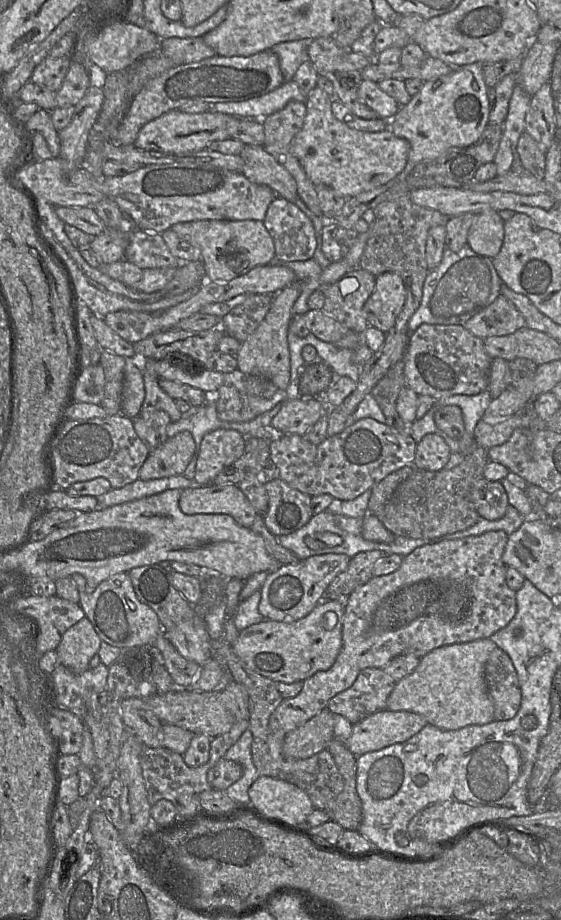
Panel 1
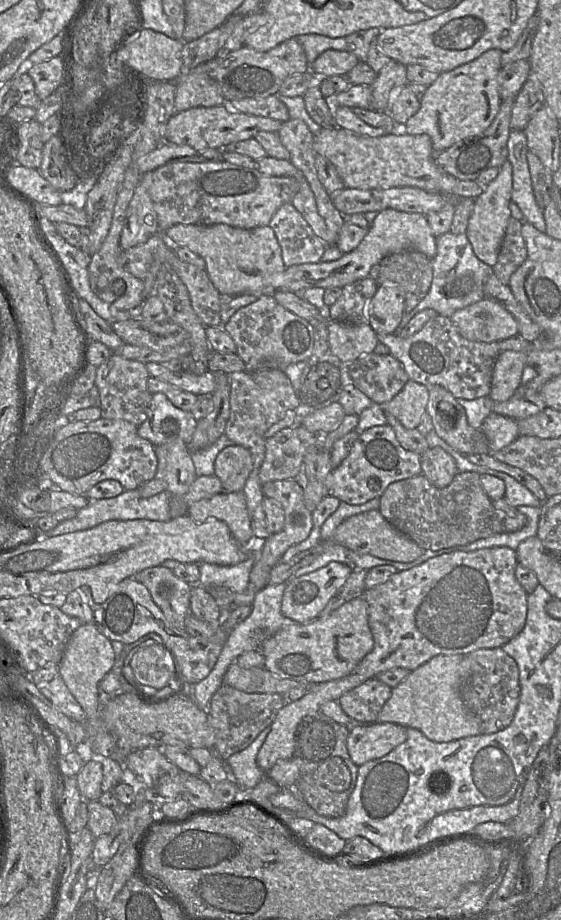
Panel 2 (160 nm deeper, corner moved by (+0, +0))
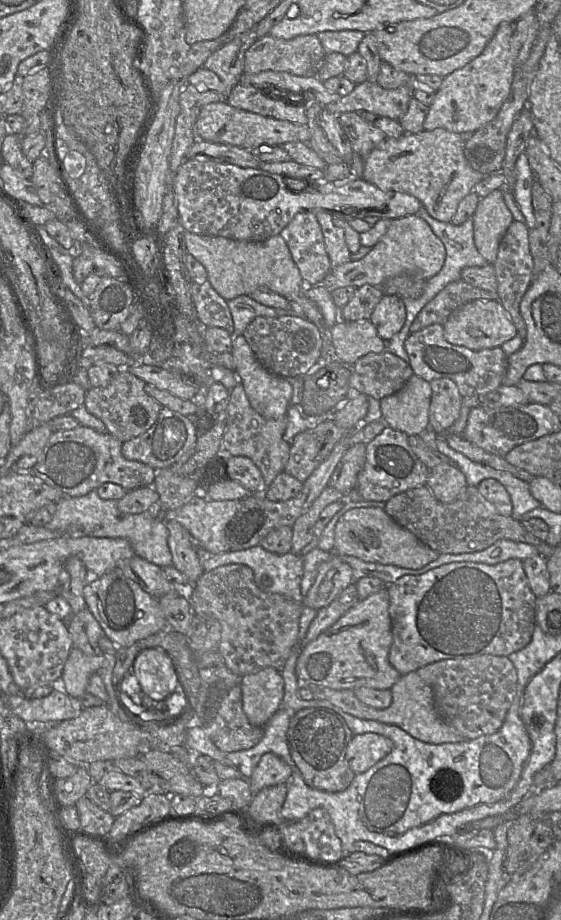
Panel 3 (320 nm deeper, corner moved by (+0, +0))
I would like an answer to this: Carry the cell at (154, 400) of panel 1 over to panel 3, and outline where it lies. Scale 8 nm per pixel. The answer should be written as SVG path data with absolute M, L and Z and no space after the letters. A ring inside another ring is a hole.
M162 407L154 424L140 436L123 442L121 452L125 459L139 461L153 469L169 468L194 446L197 437L198 430L191 417Z

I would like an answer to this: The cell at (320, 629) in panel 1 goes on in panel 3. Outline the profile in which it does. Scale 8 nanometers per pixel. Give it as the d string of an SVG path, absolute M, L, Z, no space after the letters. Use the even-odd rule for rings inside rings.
M387 587L358 601L331 627L298 651L298 680L333 689L391 689L401 674L389 662L393 641Z

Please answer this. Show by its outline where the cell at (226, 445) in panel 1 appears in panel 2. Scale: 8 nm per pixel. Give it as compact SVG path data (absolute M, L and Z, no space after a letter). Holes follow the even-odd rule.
M240 445L225 447L214 461L214 475L221 481L223 492L242 491L251 471L252 455Z

